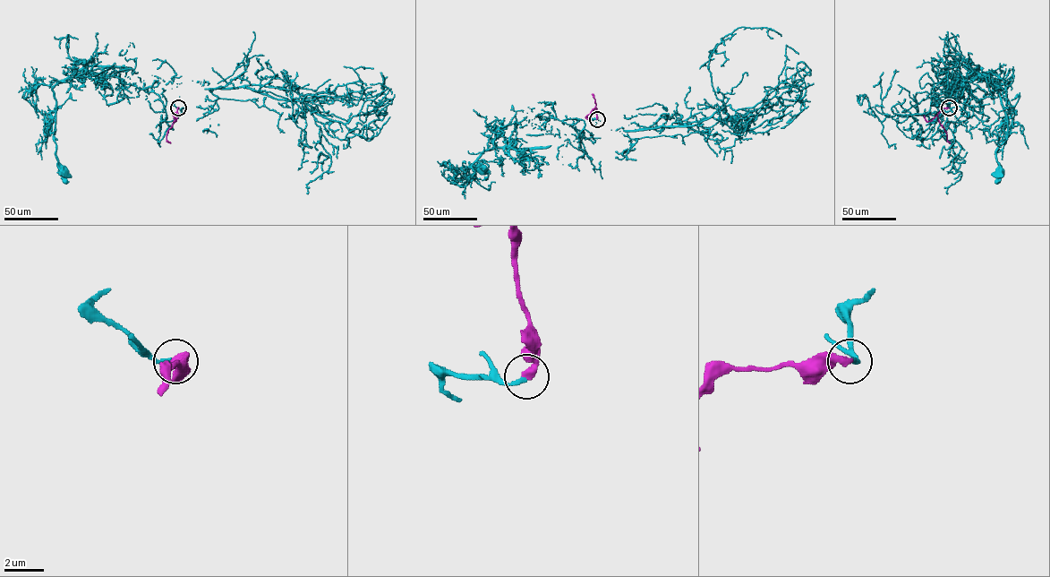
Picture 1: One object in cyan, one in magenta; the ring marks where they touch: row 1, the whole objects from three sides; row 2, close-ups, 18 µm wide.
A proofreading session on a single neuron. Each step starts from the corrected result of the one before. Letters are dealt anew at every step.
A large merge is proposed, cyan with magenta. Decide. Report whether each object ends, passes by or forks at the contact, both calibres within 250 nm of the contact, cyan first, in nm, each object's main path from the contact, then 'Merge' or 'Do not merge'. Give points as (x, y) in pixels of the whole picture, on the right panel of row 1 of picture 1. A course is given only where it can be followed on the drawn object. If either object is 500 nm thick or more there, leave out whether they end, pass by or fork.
At the ring cyan ends. At the ring magenta ends. Thickness 240 nm (cyan) against 380 nm. Course of cyan: (949, 107), (954, 91), (946, 85), (961, 88), (977, 69), (996, 89), (1007, 131), (995, 151), (1000, 173). Course of magenta: (949, 107), (942, 108), (937, 116), (950, 143). Merge

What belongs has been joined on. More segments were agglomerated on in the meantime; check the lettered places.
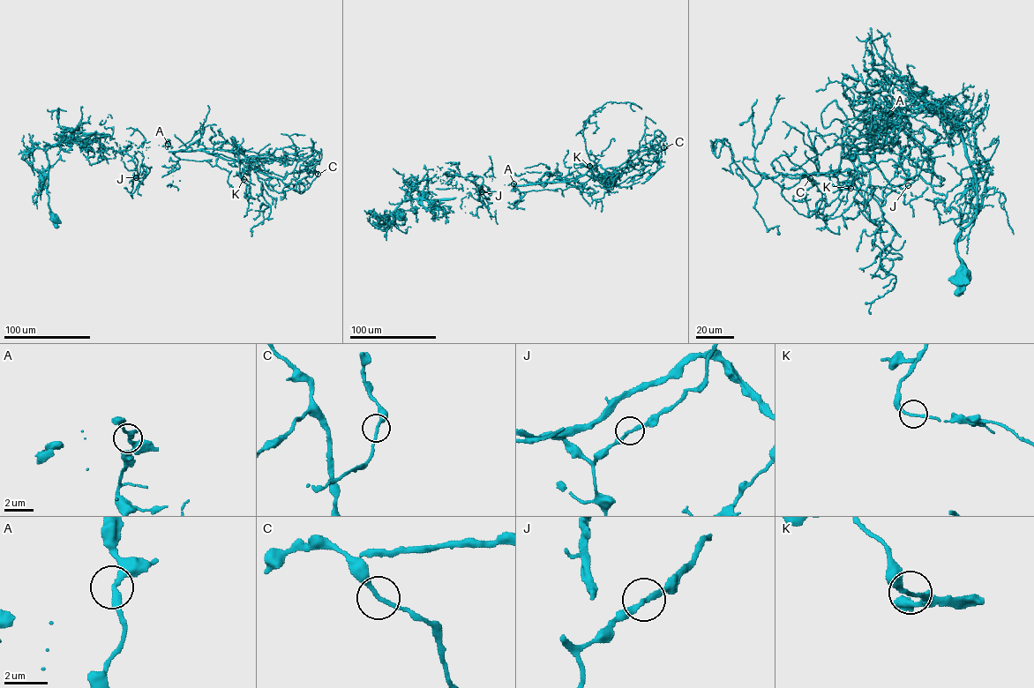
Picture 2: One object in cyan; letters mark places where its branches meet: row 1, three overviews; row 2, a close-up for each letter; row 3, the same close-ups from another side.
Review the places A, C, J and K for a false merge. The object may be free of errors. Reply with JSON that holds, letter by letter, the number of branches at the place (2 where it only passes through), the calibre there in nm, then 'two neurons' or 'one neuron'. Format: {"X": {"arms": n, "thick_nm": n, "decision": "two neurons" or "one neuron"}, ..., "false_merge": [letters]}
{"A": {"arms": 2, "thick_nm": 280, "decision": "one neuron"}, "C": {"arms": 2, "thick_nm": 170, "decision": "one neuron"}, "J": {"arms": 2, "thick_nm": 200, "decision": "one neuron"}, "K": {"arms": 2, "thick_nm": 170, "decision": "one neuron"}, "false_merge": []}

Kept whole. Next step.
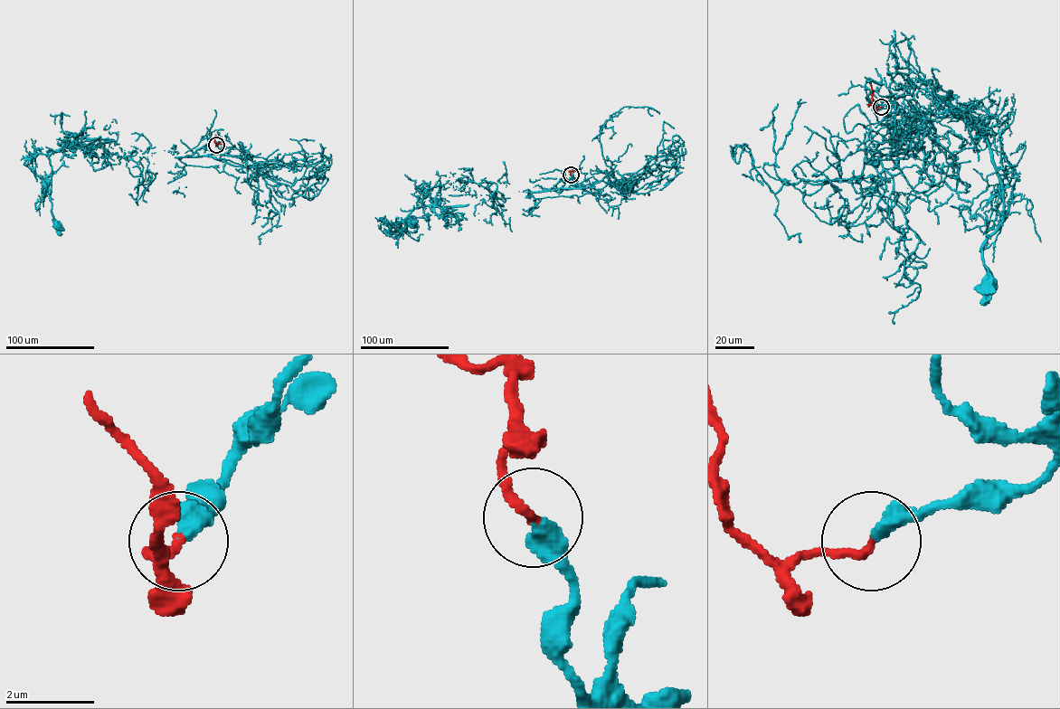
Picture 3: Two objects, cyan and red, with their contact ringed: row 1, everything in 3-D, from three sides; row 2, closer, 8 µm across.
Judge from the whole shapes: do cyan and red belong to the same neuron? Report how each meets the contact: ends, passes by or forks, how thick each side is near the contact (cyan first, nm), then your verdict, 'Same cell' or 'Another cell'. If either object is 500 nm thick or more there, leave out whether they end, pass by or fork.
At the ring cyan ends. At the ring red ends. Thickness 380 nm (cyan) against 200 nm. Same cell

